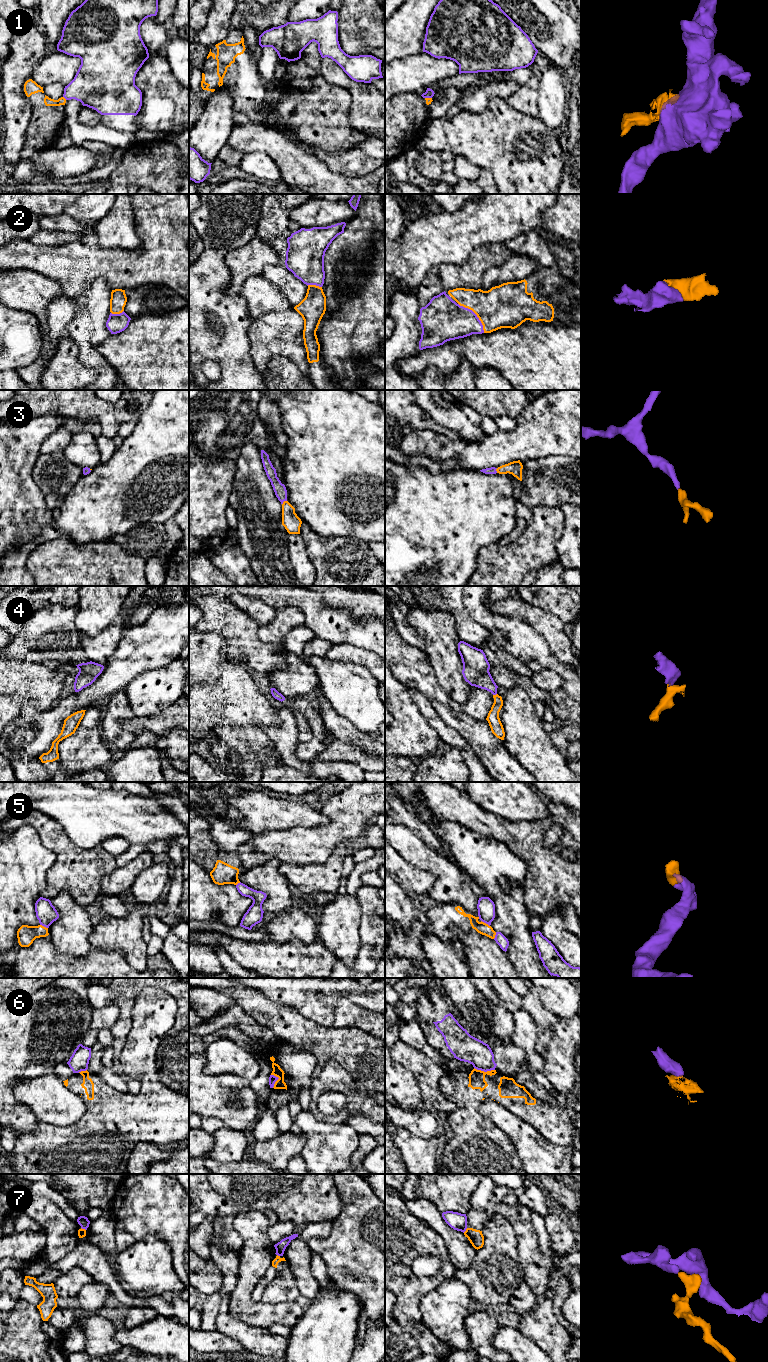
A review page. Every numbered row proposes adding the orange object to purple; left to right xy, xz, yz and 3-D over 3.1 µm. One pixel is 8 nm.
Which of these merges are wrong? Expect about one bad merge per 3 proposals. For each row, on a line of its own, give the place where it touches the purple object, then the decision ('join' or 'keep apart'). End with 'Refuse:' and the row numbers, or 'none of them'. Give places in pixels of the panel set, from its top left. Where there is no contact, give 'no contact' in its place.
1: meets purple in xy at (65, 98); keep apart
2: meets purple in yz at (476, 315); join
3: meets purple in xz at (283, 501); join
4: meets purple in yz at (494, 694); join
5: meets purple in yz at (485, 922); join
6: meets purple in yz at (484, 1071); keep apart
7: meets purple in xy at (83, 1228); keep apart
Refuse: 1, 6, 7

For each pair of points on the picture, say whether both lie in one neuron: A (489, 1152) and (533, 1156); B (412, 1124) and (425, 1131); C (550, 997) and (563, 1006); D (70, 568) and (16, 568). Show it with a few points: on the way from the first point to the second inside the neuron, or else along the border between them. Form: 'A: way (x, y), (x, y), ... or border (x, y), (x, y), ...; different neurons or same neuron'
A: border (506, 1134), (521, 1163); different neurons
B: way (415, 1124), (422, 1128); same neuron
C: way (553, 997), (560, 1003); same neuron
D: border (36, 547), (26, 561), (26, 570), (30, 575); different neurons

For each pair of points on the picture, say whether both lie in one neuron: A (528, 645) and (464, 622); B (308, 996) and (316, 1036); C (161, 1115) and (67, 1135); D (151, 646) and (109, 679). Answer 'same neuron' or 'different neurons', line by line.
A: different neurons
B: different neurons
C: same neuron
D: same neuron

